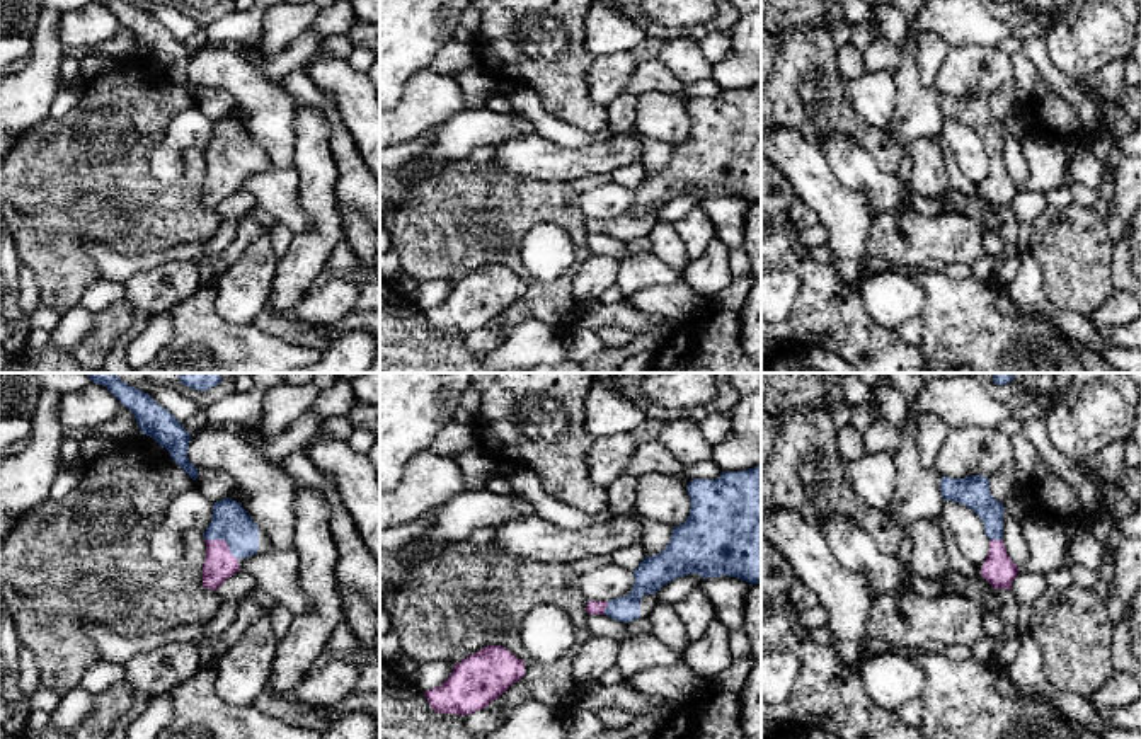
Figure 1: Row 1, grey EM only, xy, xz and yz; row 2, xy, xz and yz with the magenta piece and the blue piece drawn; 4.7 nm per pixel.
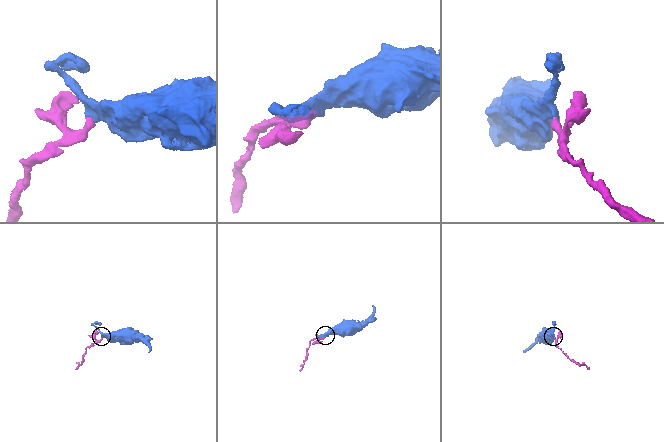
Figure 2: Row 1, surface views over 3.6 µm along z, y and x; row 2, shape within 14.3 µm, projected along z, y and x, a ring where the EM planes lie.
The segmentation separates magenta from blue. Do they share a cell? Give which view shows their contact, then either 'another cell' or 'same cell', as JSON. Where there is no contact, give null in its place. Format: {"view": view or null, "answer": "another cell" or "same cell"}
{"view": "xy", "answer": "same cell"}

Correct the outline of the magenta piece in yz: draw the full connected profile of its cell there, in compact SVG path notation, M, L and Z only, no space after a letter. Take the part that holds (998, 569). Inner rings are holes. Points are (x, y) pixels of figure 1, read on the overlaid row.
M983 475L964 478L942 477L940 492L943 501L954 501L972 509L984 523L989 538L989 552L981 567L981 576L995 589L1012 589L1018 574L1018 565L1012 562L1003 543L1003 502L998 502L989 492L989 480Z

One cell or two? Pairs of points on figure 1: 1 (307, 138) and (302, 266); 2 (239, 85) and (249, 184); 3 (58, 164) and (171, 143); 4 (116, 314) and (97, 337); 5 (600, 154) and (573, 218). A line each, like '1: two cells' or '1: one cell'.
1: one cell
2: two cells
3: two cells
4: one cell
5: two cells

